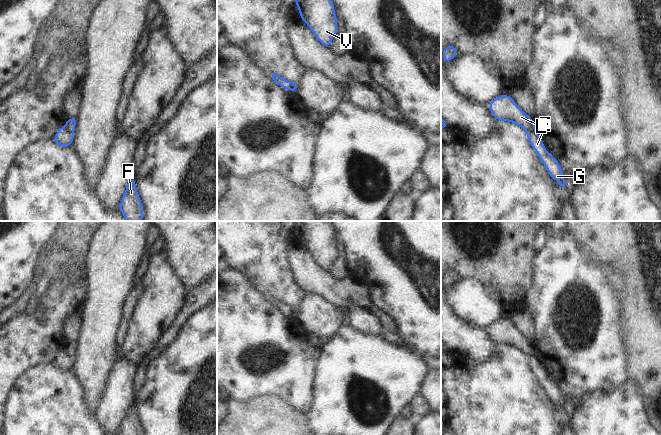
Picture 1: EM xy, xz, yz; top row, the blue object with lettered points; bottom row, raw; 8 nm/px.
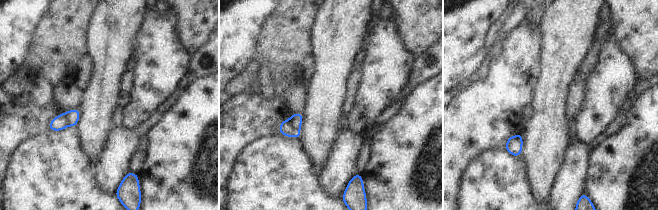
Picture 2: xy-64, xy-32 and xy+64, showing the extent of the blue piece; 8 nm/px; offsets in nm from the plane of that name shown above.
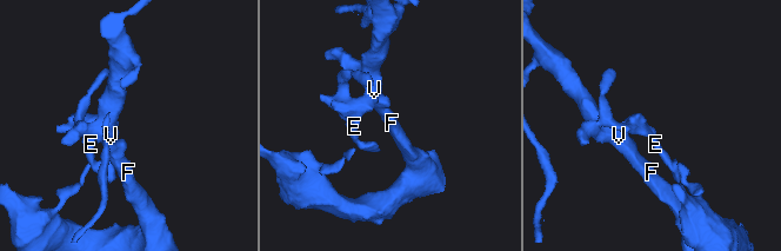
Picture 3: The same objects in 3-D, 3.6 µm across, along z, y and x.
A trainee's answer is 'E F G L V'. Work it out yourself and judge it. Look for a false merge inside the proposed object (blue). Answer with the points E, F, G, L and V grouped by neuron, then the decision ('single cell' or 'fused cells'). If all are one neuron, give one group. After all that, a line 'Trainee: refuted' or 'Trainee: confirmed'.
E G / F L V | fused cells
Trainee: refuted

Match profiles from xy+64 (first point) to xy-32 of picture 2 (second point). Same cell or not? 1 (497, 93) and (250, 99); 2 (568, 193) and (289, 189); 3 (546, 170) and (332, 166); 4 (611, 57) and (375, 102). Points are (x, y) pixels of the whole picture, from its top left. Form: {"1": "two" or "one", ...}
{"1": "one", "2": "two", "3": "two", "4": "one"}

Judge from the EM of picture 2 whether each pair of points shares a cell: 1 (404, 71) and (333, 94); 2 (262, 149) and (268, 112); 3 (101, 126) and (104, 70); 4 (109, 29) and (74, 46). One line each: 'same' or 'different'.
1: different
2: different
3: same
4: different

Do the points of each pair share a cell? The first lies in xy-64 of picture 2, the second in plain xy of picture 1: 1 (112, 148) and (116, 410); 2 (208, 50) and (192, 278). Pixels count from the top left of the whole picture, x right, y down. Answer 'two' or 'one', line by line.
1: one
2: two

